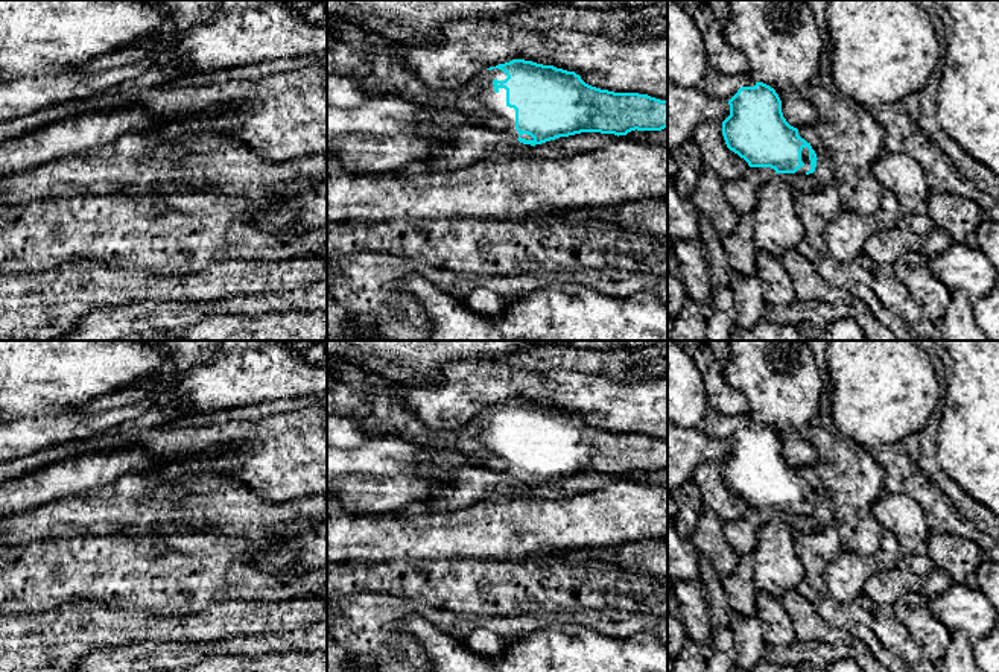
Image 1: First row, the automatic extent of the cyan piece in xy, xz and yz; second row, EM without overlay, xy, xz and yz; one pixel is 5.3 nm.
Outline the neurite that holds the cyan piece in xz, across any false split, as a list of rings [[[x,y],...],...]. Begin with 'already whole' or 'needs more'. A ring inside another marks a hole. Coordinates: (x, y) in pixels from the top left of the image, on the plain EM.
needs more; [[[389,383],[377,392],[362,394],[345,385],[327,388],[327,415],[357,418],[366,435],[379,436],[385,433],[401,435],[417,445],[426,449],[449,450],[465,456],[477,458],[484,468],[506,473],[523,485],[541,485],[560,477],[569,477],[581,473],[601,473],[626,476],[631,471],[661,471],[668,468],[668,441],[660,441],[639,433],[614,433],[585,424],[575,412],[543,406],[525,400],[512,400],[496,407],[490,407],[470,423],[455,430],[429,429],[415,412],[395,397],[397,385]]]

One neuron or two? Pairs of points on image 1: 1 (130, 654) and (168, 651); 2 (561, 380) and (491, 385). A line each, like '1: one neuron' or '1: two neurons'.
1: one neuron
2: one neuron

